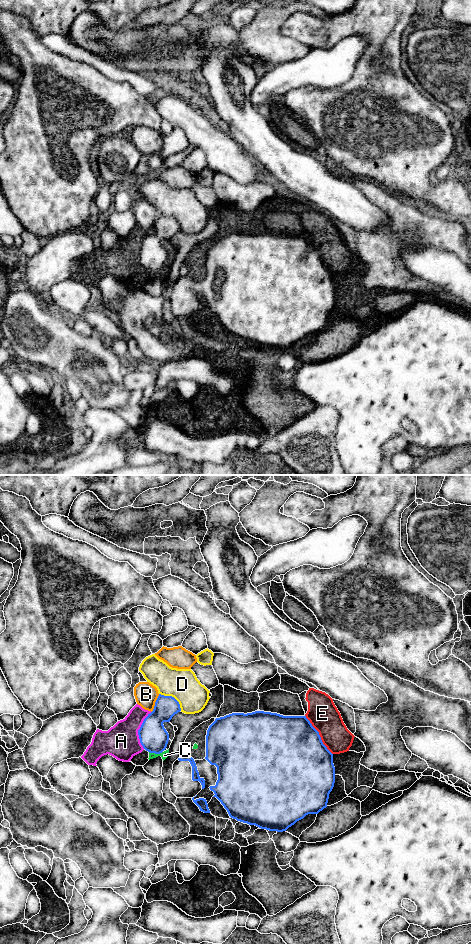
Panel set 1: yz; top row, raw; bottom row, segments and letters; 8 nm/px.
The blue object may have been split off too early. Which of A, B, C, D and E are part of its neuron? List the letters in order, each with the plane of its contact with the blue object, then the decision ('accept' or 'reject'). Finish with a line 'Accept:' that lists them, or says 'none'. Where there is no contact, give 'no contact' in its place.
A: meets blue in yz; reject
B: meets blue in yz; reject
C: meets blue in yz; reject
D: meets blue in yz; reject
E: meets blue in yz; reject
Accept: none

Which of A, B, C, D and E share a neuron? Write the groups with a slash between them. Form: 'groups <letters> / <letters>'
groups A C E / B / D

